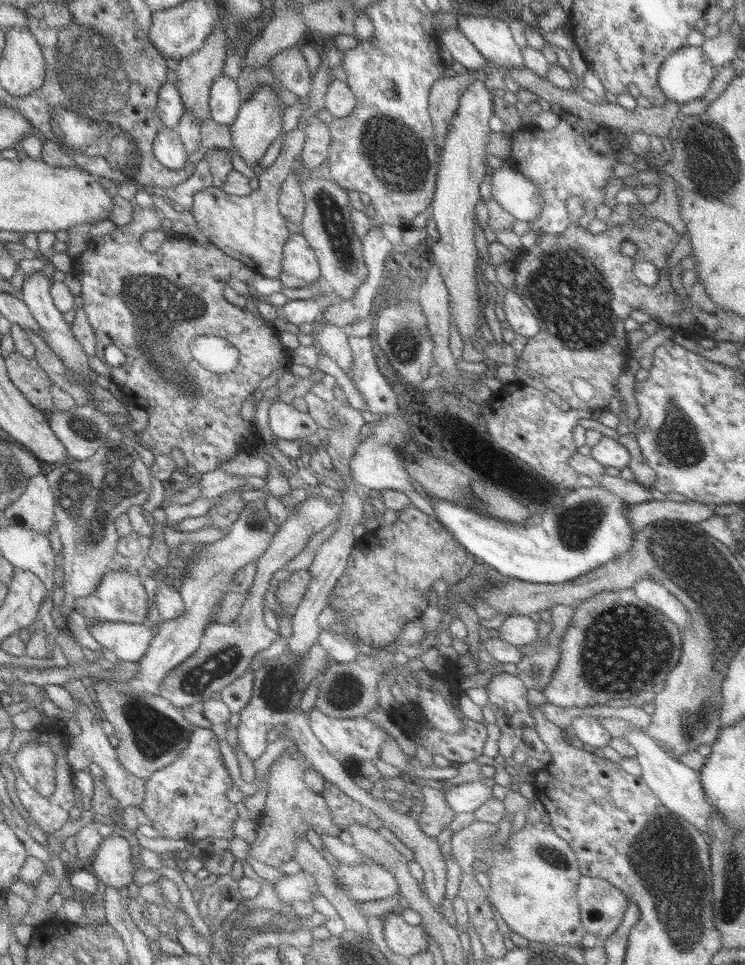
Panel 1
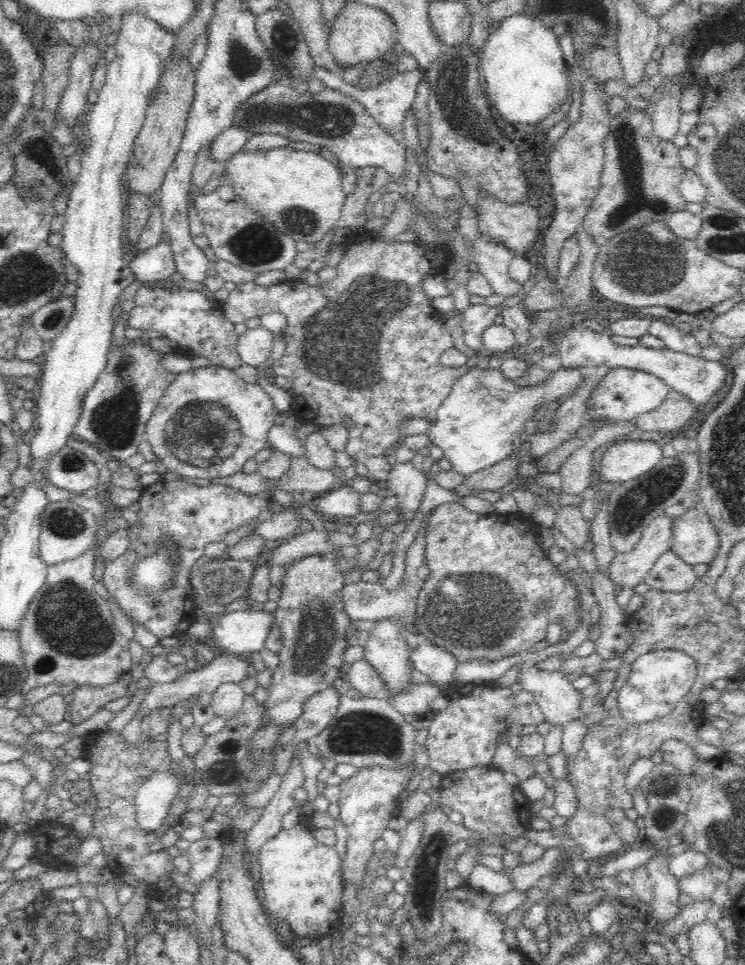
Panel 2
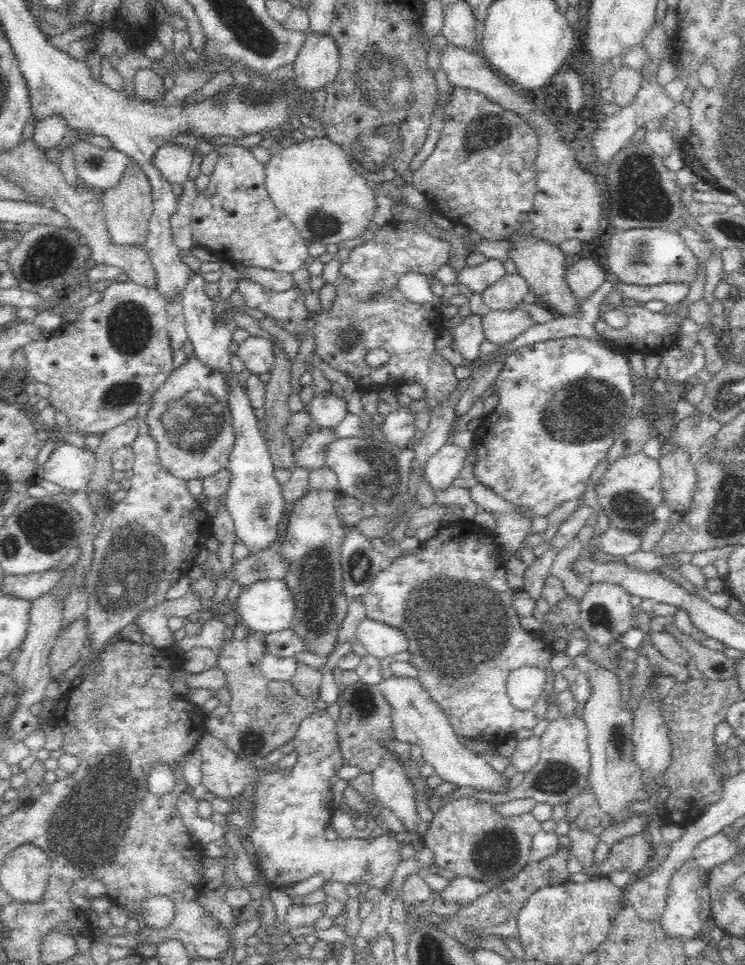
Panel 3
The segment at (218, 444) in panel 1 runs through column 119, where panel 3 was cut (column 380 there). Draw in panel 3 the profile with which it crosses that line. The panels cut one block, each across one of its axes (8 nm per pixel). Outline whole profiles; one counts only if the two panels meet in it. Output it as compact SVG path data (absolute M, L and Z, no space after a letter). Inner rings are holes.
M390 223L378 227L372 240L350 249L347 262L340 266L340 275L334 283L336 298L332 308L320 311L314 320L296 286L285 292L273 292L242 279L236 283L236 289L247 307L272 315L290 335L304 340L305 331L310 331L314 335L316 357L353 380L360 391L376 390L388 396L400 384L415 380L424 388L423 394L428 400L446 402L459 381L452 364L438 355L435 348L442 329L438 308L408 301L398 288L398 280L410 272L436 273L448 264L450 247L448 241L433 237L418 225ZM371 349L384 349L390 360L378 368L370 367L365 357Z

